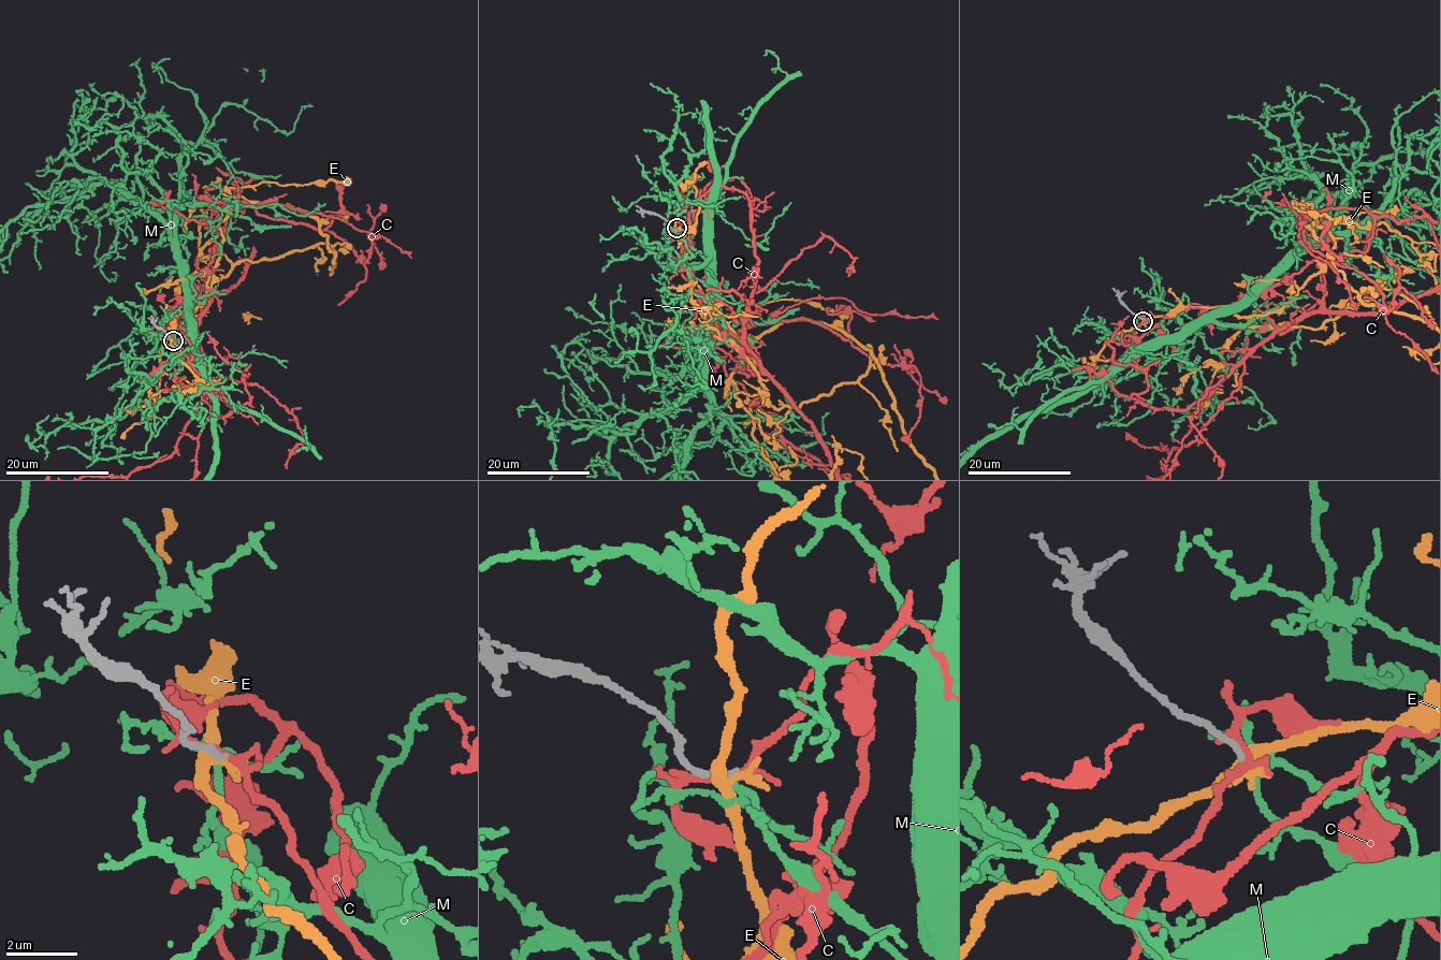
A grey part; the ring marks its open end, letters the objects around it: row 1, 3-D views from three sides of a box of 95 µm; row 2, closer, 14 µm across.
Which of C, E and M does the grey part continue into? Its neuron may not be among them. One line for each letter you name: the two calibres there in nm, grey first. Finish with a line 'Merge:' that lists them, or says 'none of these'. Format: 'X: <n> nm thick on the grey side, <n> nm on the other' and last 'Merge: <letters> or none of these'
M: 170 nm thick on the grey side, 140 nm on the other
Merge: M

